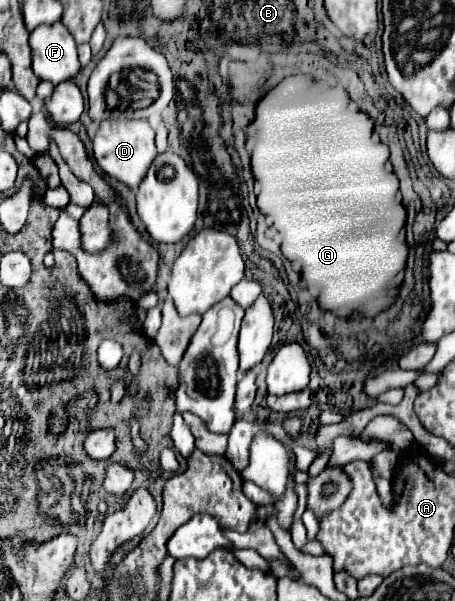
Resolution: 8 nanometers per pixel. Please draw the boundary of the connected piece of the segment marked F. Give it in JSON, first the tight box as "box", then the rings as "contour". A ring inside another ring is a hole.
{"box":[29,23,79,85],"contour":[[[63,23],[39,25],[29,33],[33,71],[53,85],[73,79],[79,71],[77,47]]]}

